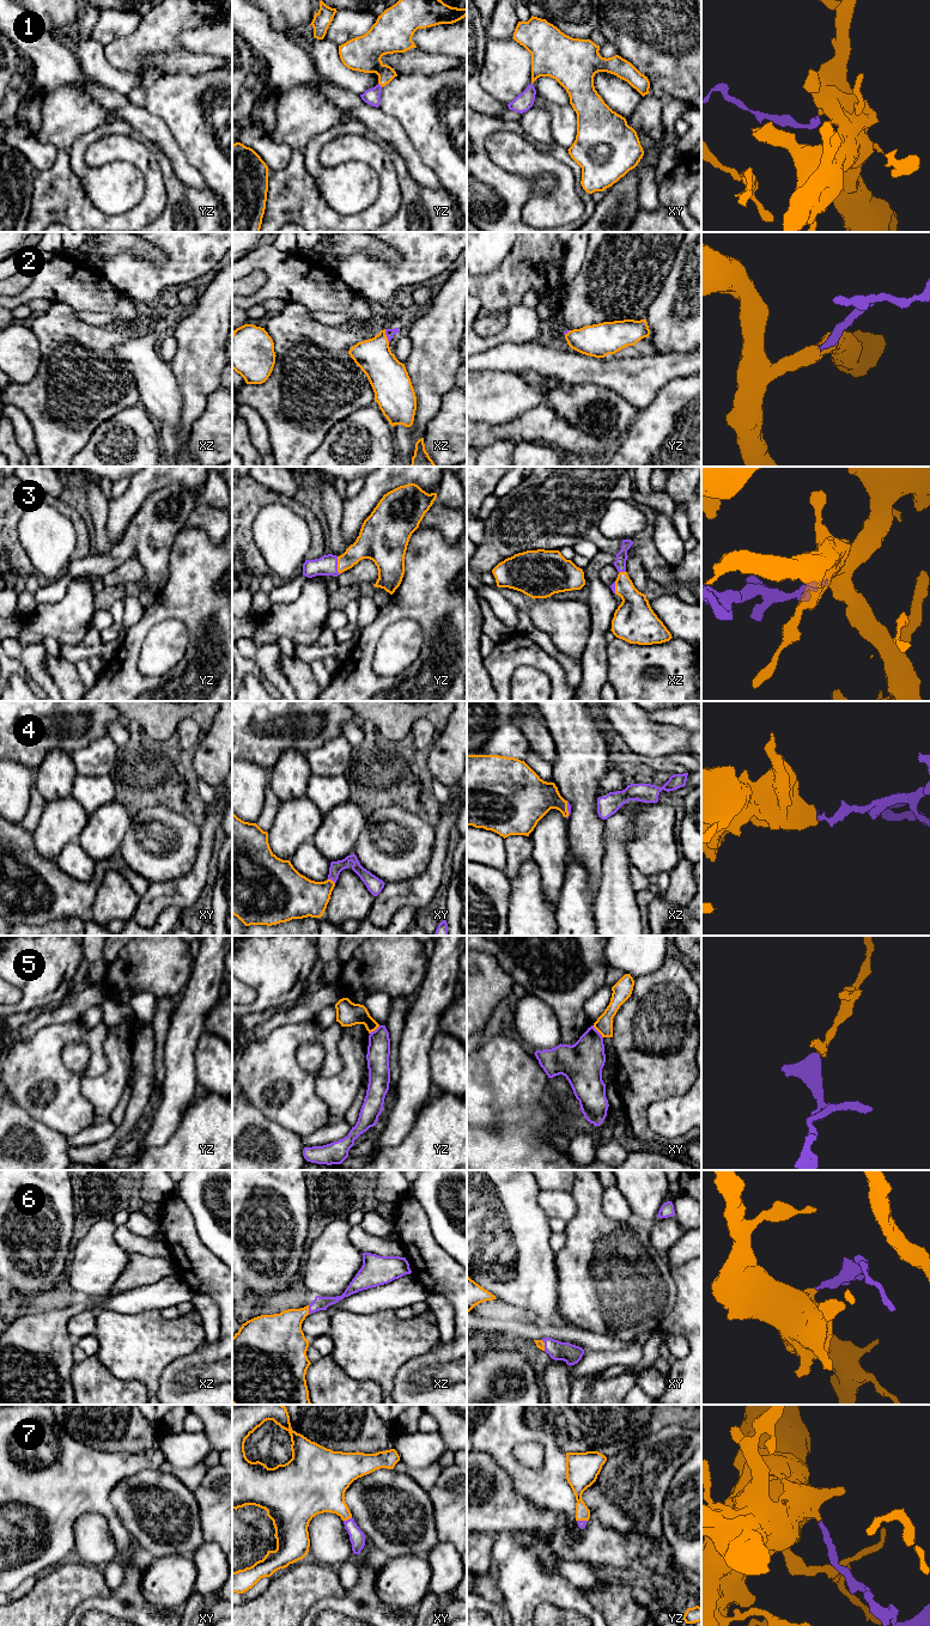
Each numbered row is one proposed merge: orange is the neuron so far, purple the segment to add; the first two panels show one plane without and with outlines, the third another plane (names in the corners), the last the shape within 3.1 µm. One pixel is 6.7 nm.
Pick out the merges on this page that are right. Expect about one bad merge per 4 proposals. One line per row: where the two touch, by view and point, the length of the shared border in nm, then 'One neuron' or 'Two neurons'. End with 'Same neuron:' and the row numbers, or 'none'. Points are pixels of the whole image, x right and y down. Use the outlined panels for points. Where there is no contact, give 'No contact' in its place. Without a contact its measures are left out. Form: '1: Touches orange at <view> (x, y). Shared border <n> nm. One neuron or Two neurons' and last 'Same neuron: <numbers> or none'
1: Touches orange at yz (381, 85). Shared border 40 nm. One neuron
2: Touches orange at xz (386, 335). Shared border 90 nm. One neuron
3: Touches orange at yz (338, 565). Shared border 120 nm. One neuron
4: Touches orange at xy (332, 881). Shared border 60 nm. One neuron
5: Touches orange at xy (597, 1030). Shared border 110 nm. Two neurons
6: Touches orange at xz (308, 1310). Shared border 60 nm. One neuron
7: Touches orange at xy (347, 1518). Shared border 60 nm. One neuron
Same neuron: 1, 2, 3, 4, 6, 7

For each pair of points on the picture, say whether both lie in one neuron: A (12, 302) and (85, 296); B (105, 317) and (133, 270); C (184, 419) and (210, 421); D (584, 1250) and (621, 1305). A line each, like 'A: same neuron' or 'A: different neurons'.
A: same neuron
B: different neurons
C: different neurons
D: same neuron

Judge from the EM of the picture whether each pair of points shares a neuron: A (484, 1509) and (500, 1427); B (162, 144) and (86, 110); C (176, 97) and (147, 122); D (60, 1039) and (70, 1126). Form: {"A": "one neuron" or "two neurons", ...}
{"A": "two neurons", "B": "two neurons", "C": "two neurons", "D": "one neuron"}

